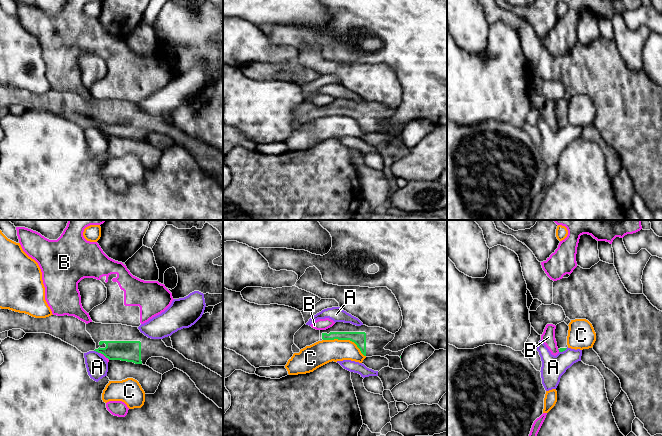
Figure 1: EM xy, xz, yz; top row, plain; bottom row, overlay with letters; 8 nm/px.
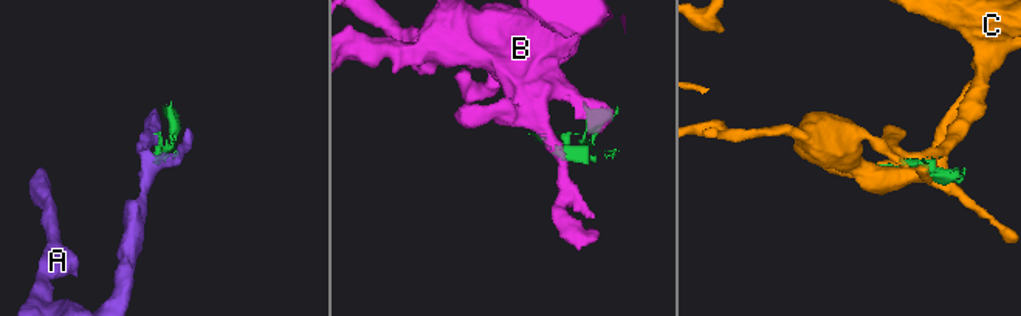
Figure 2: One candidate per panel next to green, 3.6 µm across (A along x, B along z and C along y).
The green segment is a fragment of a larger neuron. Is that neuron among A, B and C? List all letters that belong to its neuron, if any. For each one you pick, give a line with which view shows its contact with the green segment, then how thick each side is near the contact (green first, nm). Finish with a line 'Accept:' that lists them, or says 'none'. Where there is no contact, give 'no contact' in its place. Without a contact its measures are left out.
Accept: none

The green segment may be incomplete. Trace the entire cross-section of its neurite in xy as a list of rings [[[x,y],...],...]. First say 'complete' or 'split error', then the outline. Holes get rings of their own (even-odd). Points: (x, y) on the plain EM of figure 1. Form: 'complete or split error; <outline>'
split error; [[[0,84],[0,109],[12,105],[21,105],[25,109],[46,109],[76,123],[82,129],[96,127],[109,136],[121,136],[145,141],[151,133],[163,133],[171,137],[174,144],[186,149],[196,163],[207,174],[223,185],[223,153],[211,147],[200,139],[186,135],[171,123],[167,123],[162,115],[151,115],[140,108],[138,103],[122,100],[102,100],[85,98],[74,92],[51,91],[46,94],[35,94],[25,89]]]

